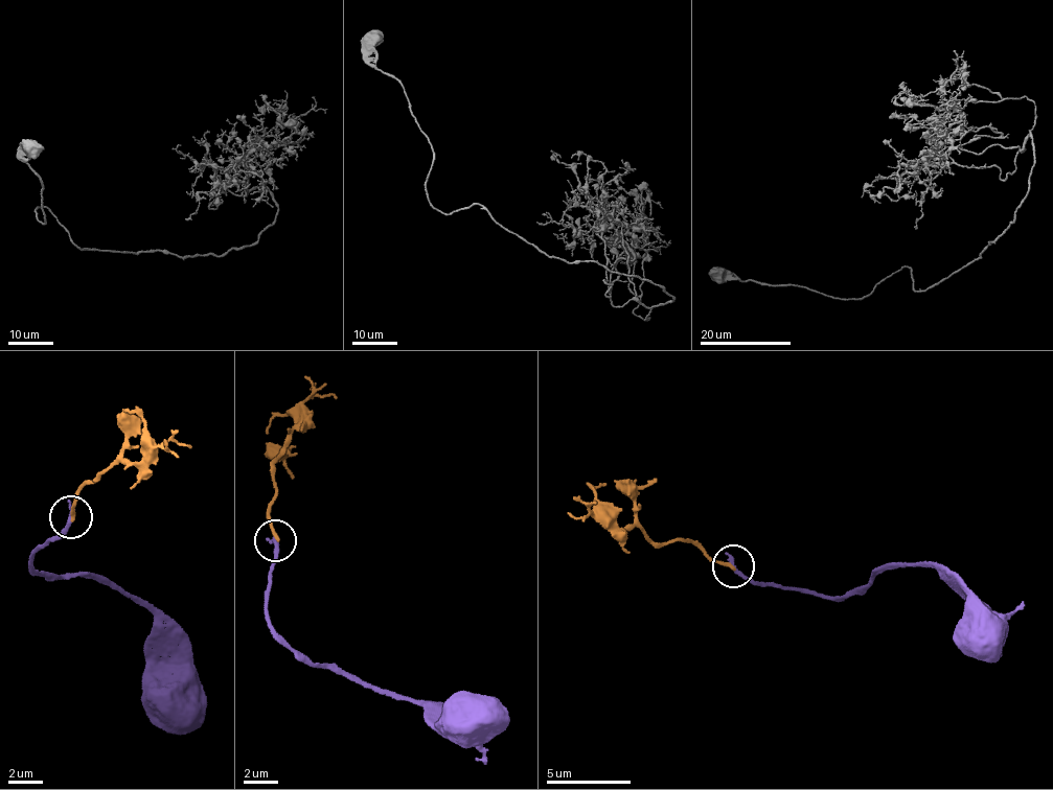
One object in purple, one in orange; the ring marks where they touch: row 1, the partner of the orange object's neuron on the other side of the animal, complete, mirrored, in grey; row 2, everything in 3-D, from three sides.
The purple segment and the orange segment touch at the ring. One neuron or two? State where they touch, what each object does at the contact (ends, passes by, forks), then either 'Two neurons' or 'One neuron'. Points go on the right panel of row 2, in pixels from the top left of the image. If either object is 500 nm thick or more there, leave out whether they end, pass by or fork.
Place: (733, 566). At the ring purple ends. At the ring orange ends. Two neurons

